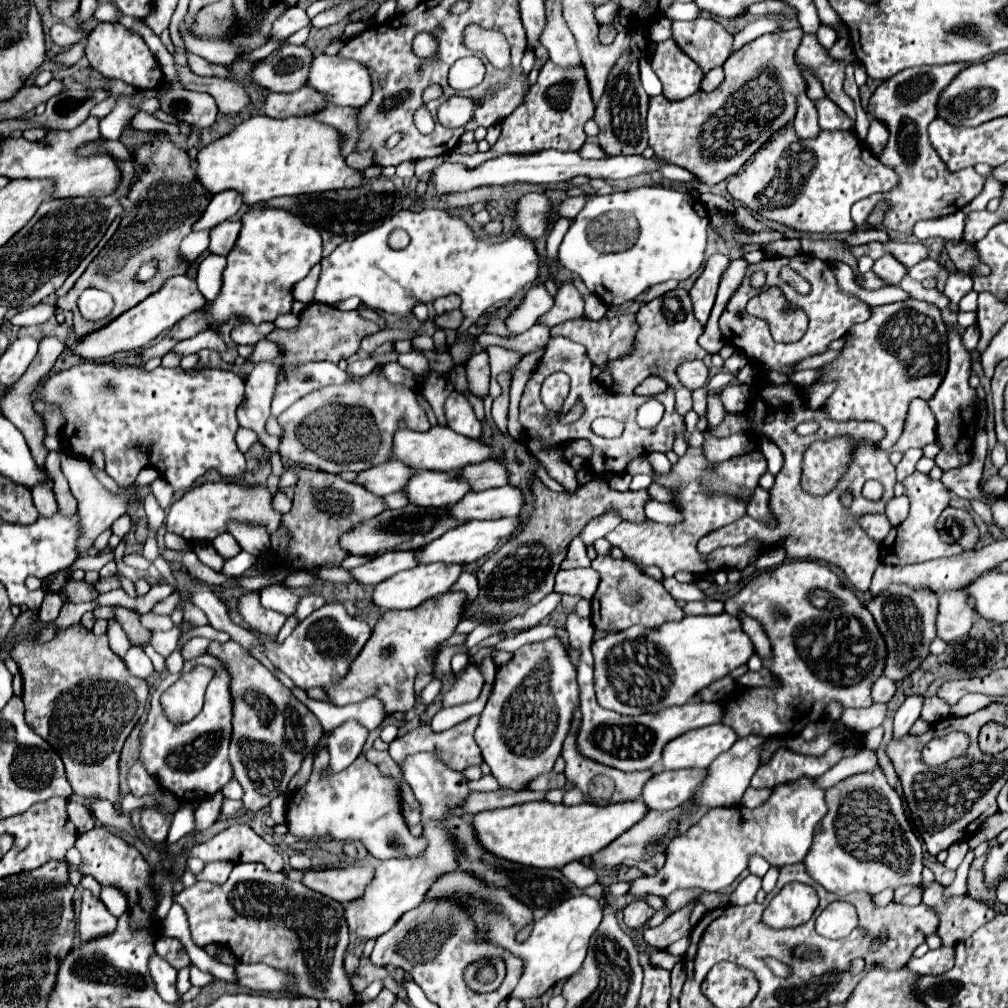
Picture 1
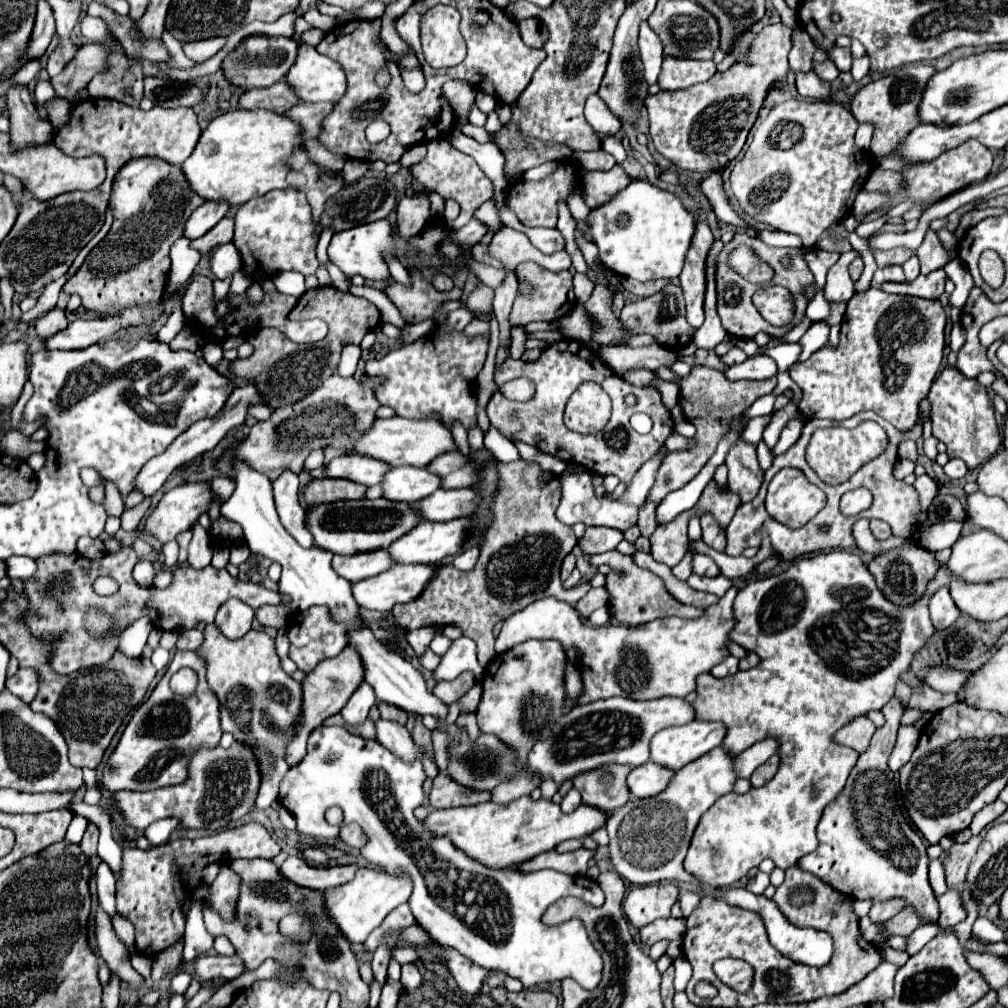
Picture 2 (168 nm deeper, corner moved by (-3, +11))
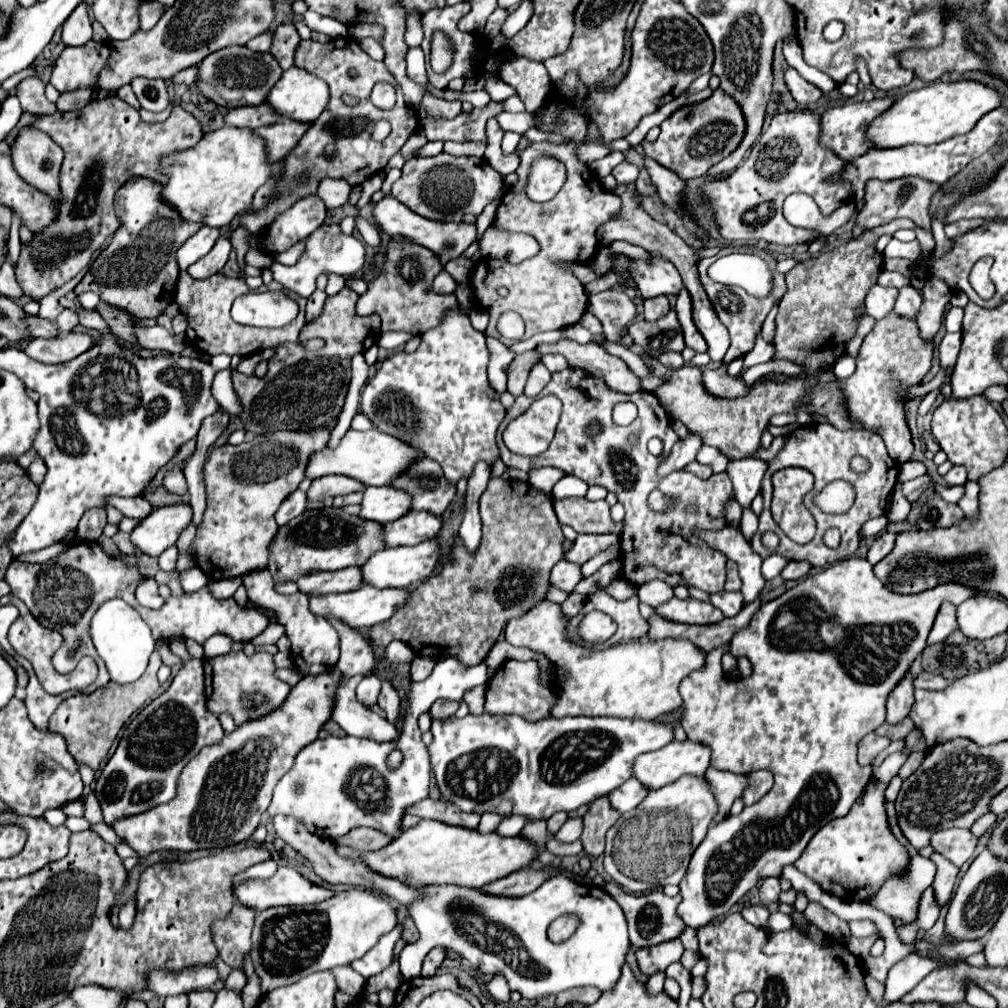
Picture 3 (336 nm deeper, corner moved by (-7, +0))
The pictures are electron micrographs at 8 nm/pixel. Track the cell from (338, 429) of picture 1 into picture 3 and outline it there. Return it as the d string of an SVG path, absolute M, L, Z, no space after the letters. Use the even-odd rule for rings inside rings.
M317 428L317 430L279 430L273 432L273 444L261 444L259 440L243 442L241 446L225 444L211 452L209 460L205 462L205 486L207 486L207 510L203 522L197 530L197 538L193 542L195 556L199 568L213 580L235 578L243 576L243 572L251 572L257 568L265 568L269 560L269 544L273 544L277 536L277 522L275 512L281 502L299 488L301 480L305 478L307 464L313 454L325 448L331 430Z

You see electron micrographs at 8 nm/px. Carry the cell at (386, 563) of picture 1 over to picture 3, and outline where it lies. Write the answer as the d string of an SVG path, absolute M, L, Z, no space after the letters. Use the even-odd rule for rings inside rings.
M357 566L333 570L333 572L317 572L317 576L303 576L297 580L301 592L349 592L357 590L363 584L363 572Z

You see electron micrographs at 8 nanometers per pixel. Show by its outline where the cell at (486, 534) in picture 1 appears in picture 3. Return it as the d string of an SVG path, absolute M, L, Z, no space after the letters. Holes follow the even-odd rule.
M433 538L415 546L397 546L381 550L373 554L373 558L369 558L361 570L365 584L371 584L375 588L407 588L433 576L439 560L441 560L441 544L439 540Z

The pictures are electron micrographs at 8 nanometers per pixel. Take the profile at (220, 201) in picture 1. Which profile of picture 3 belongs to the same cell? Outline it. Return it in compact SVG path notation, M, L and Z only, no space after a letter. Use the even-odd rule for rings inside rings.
M203 226L197 234L193 234L177 252L177 264L181 270L187 270L189 264L197 262L201 256L205 256L213 244L217 242L219 238L219 228L209 228L209 226Z

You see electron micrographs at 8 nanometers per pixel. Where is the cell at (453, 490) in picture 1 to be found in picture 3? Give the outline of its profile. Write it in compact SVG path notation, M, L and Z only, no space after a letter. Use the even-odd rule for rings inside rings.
M391 484L385 486L369 486L363 492L363 502L361 502L361 512L359 516L365 520L375 520L381 524L393 522L405 512L411 510L413 496L409 492L403 492L401 488L395 488Z

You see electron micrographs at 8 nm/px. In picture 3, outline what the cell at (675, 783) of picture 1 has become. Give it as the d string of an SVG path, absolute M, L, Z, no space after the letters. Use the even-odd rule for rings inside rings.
M629 778L625 784L621 784L609 794L609 800L613 808L617 808L619 812L629 812L637 808L645 800L647 794L649 794L649 788L645 788L645 784L641 784L635 778Z

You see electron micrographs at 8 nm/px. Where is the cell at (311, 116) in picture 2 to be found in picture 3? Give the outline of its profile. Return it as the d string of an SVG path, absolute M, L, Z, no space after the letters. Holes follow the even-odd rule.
M279 118L273 126L265 126L261 130L257 128L255 132L265 138L267 152L269 152L269 164L285 158L295 148L295 144L301 140L303 132L309 130L309 126L311 124L305 124L305 122Z

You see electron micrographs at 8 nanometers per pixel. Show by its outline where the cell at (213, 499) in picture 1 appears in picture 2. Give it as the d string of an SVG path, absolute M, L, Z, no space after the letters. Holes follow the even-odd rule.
M181 483L161 497L145 521L145 533L167 543L191 529L199 515L209 509L209 503L211 491L207 483Z

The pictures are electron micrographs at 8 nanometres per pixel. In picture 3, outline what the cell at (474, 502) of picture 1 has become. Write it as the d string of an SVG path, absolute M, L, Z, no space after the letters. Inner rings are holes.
M407 512L395 522L385 526L385 544L387 546L413 546L425 540L431 540L439 534L443 518L431 512Z

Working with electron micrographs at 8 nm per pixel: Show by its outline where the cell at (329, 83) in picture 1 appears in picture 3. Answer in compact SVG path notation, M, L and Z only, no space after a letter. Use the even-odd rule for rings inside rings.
M289 68L273 86L267 102L281 114L299 122L313 122L329 104L329 86L319 76L303 70Z

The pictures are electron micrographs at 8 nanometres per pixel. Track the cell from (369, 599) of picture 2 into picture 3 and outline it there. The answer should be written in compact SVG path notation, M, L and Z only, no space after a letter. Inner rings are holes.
M369 584L353 590L353 592L345 592L345 594L327 594L325 598L321 596L313 596L313 600L309 600L309 610L313 614L319 614L319 616L327 616L327 614L333 614L341 620L345 620L351 628L371 628L379 622L385 622L389 620L389 616L393 616L393 612L401 606L405 606L405 600L409 598L411 590L407 588L371 588Z

